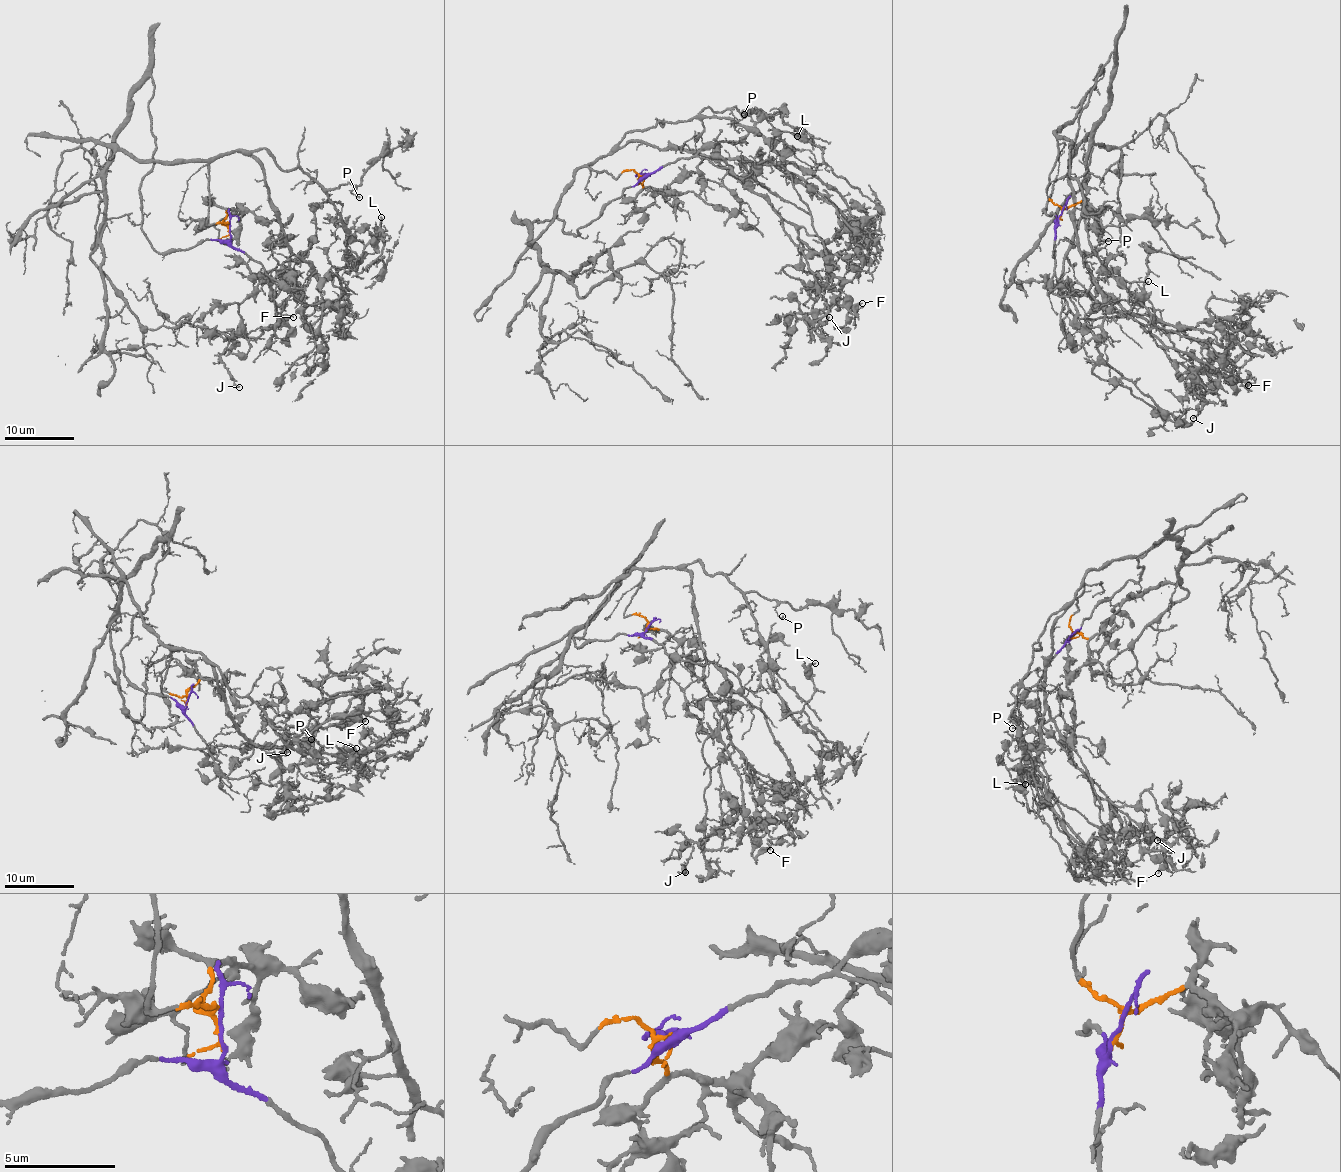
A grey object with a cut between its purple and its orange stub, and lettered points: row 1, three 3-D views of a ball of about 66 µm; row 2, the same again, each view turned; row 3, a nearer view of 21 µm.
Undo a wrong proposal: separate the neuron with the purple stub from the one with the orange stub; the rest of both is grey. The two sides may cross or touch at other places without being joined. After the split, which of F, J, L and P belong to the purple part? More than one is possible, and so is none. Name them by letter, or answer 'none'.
none

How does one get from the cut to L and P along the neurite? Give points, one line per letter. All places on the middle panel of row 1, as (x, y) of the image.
L: (643, 174), (588, 165), (623, 134), (712, 117), (816, 169), (823, 150), (797, 136)
P: (643, 174), (614, 177), (588, 165), (613, 154), (623, 134), (687, 121), (708, 106), (738, 119), (744, 114)

